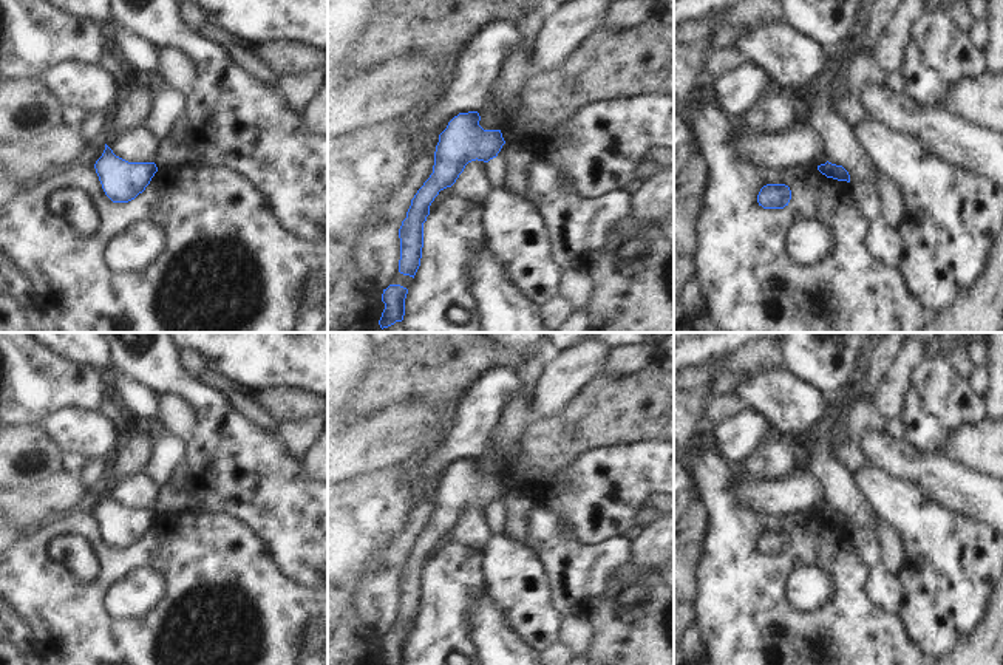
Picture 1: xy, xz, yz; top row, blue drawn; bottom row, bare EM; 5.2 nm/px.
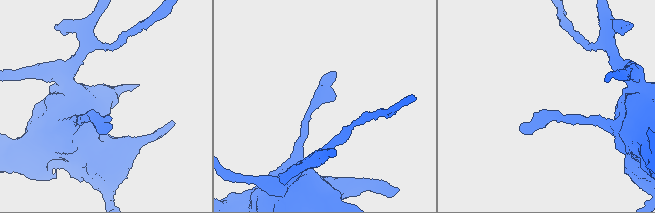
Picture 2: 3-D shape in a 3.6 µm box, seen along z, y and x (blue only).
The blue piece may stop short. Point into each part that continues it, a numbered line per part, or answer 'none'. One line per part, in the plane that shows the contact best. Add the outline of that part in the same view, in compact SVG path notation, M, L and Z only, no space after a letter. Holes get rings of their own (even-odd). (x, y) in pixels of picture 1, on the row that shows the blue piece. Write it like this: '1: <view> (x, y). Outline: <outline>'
none.

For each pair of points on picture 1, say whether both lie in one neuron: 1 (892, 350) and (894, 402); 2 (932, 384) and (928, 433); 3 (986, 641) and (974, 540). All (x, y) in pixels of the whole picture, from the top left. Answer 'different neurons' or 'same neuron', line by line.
1: different neurons
2: same neuron
3: different neurons

